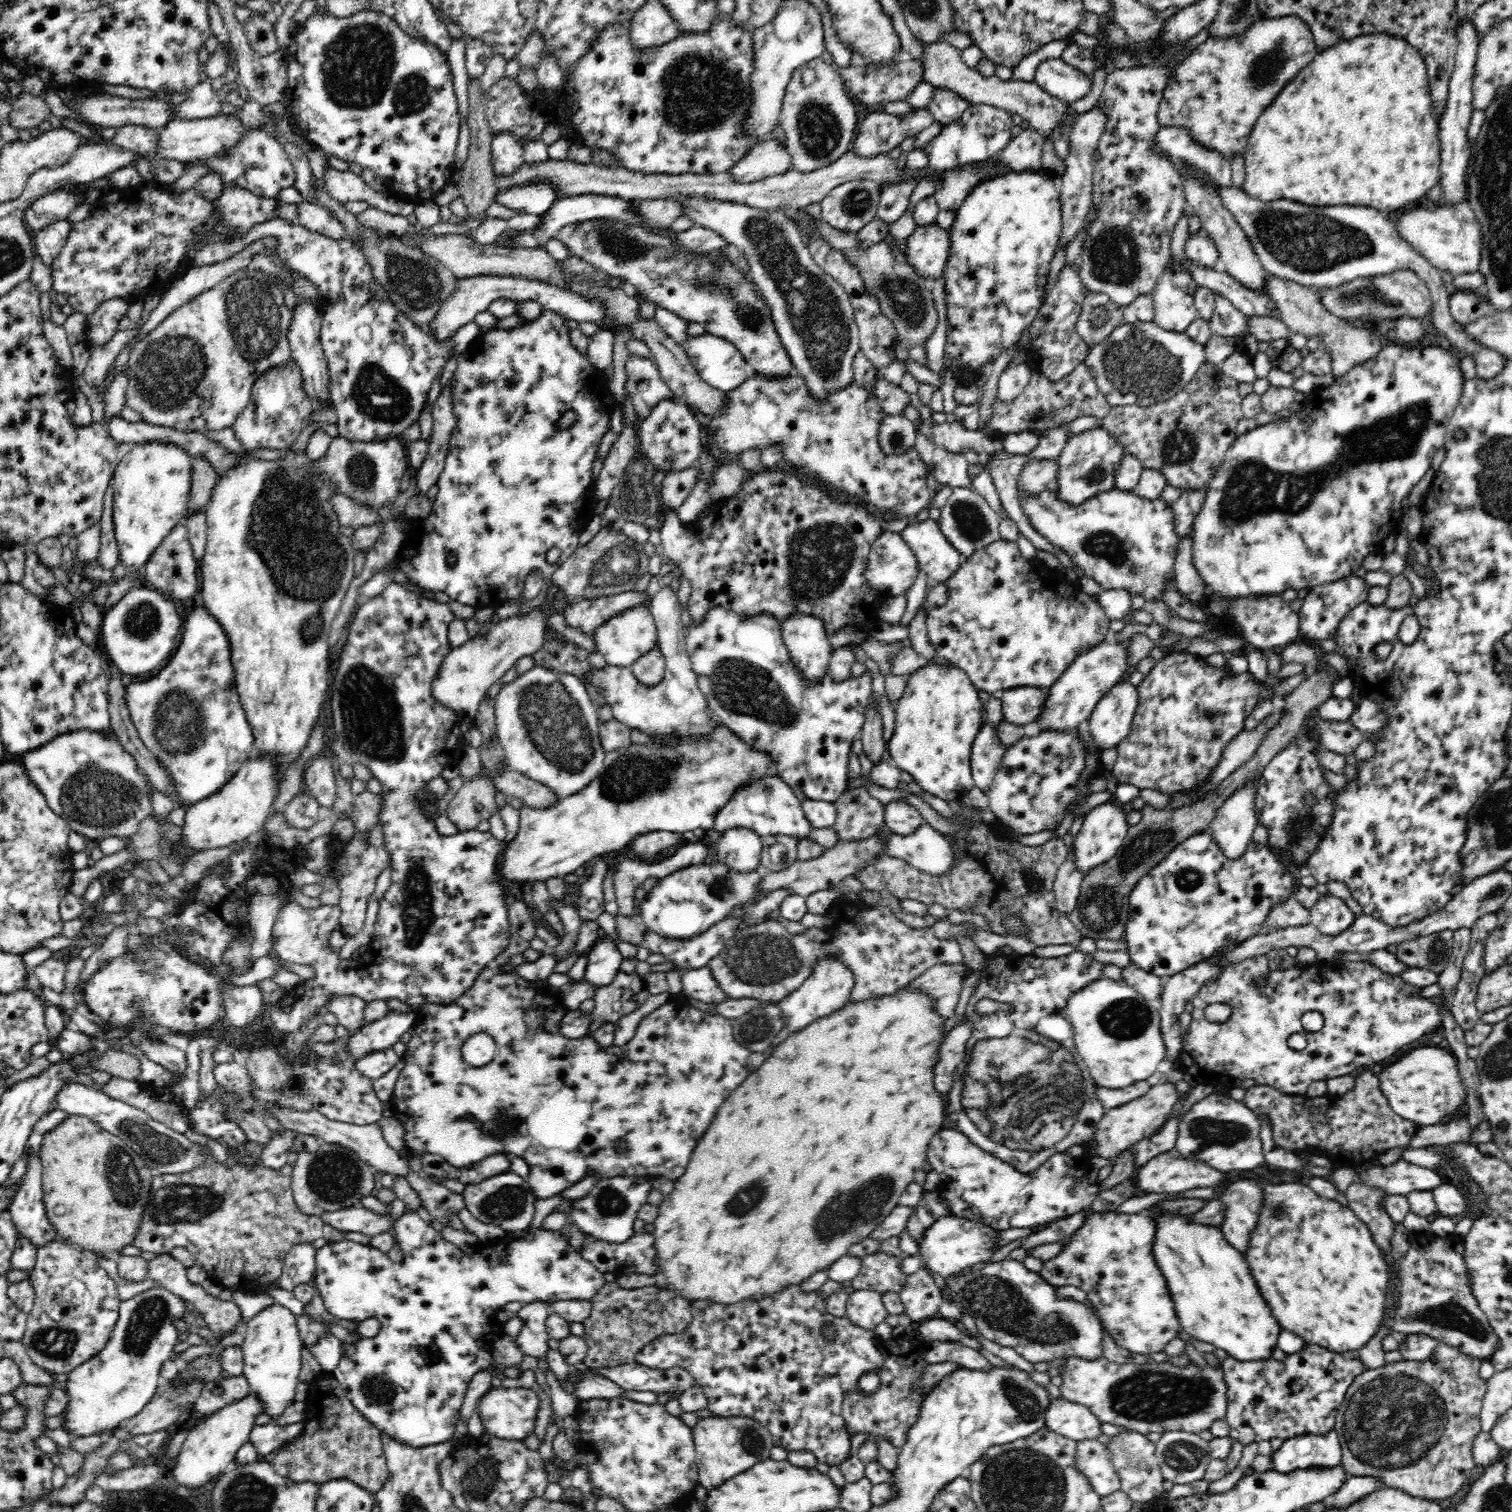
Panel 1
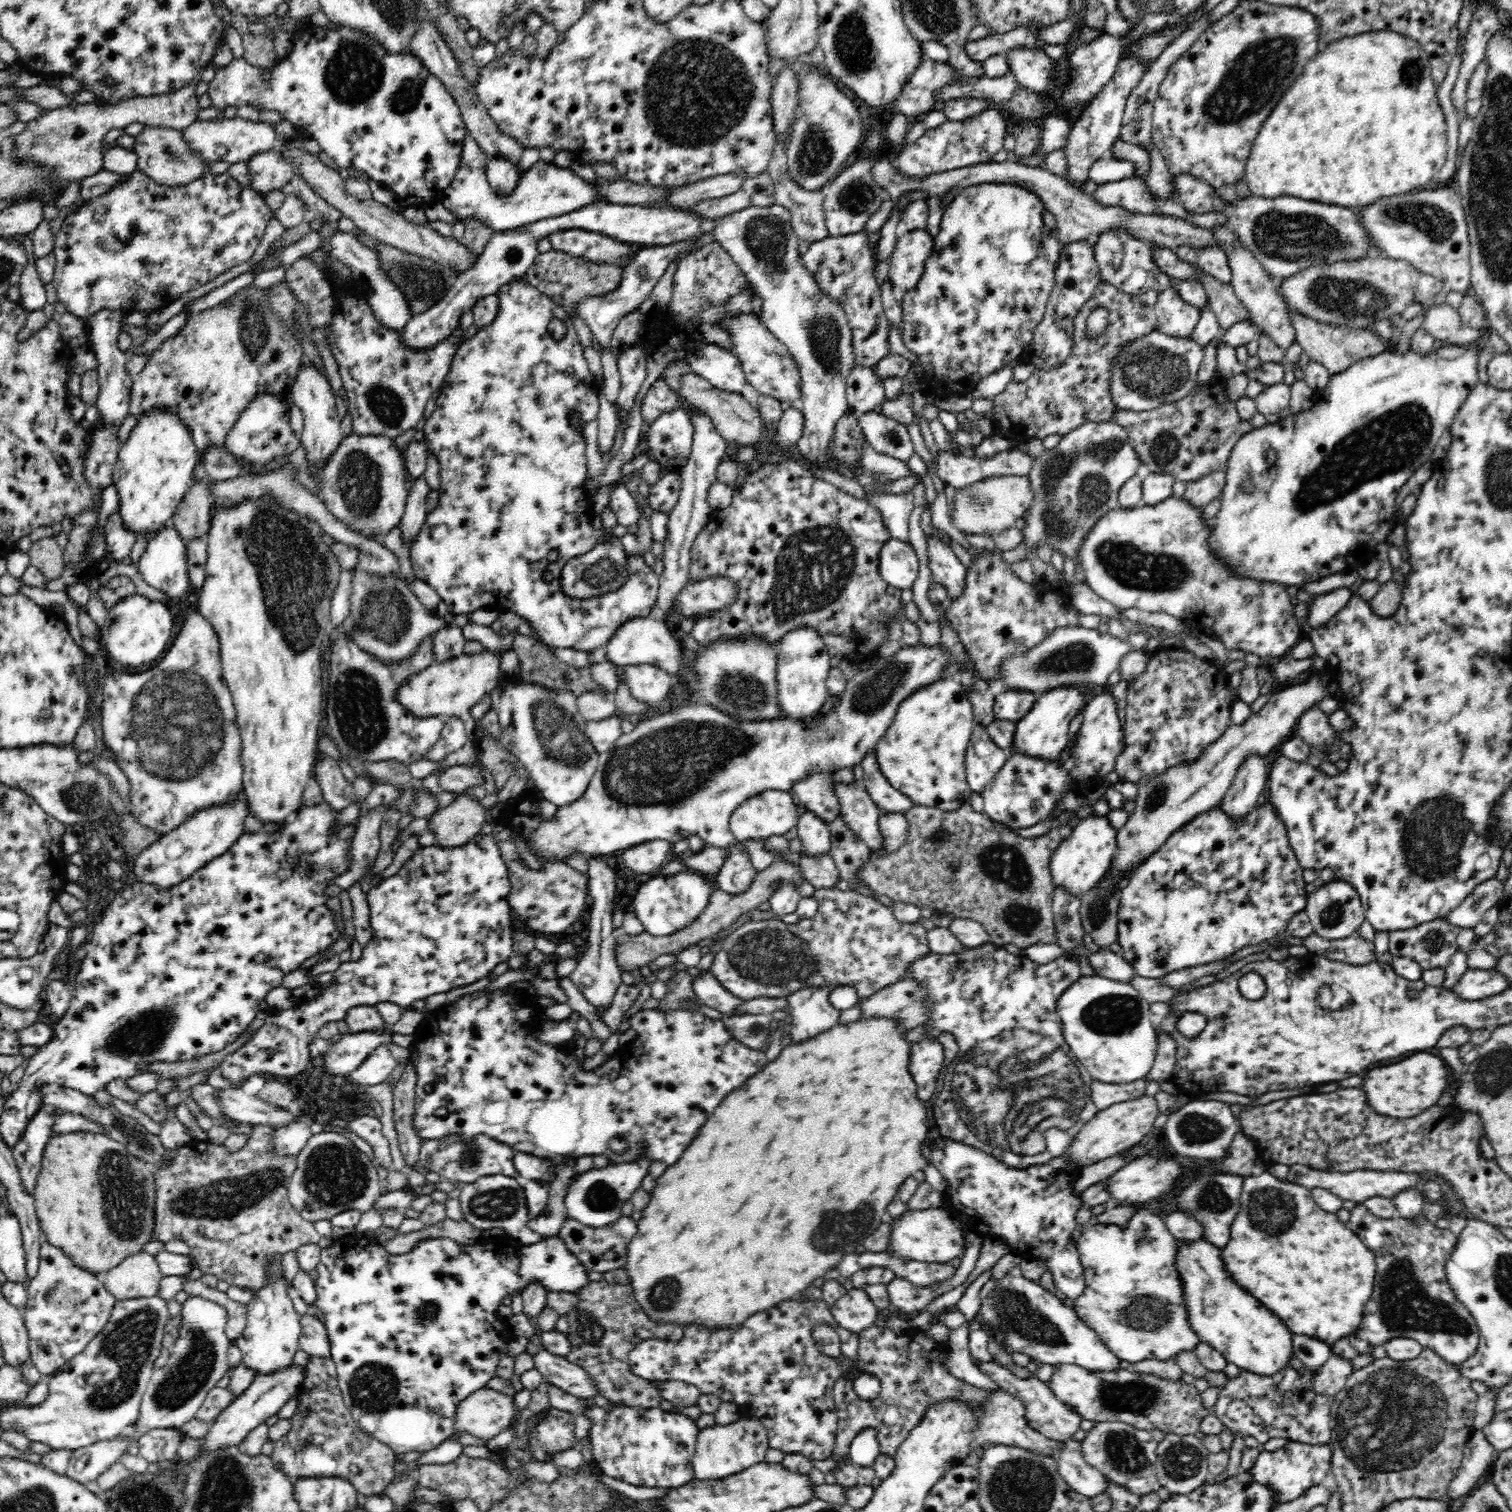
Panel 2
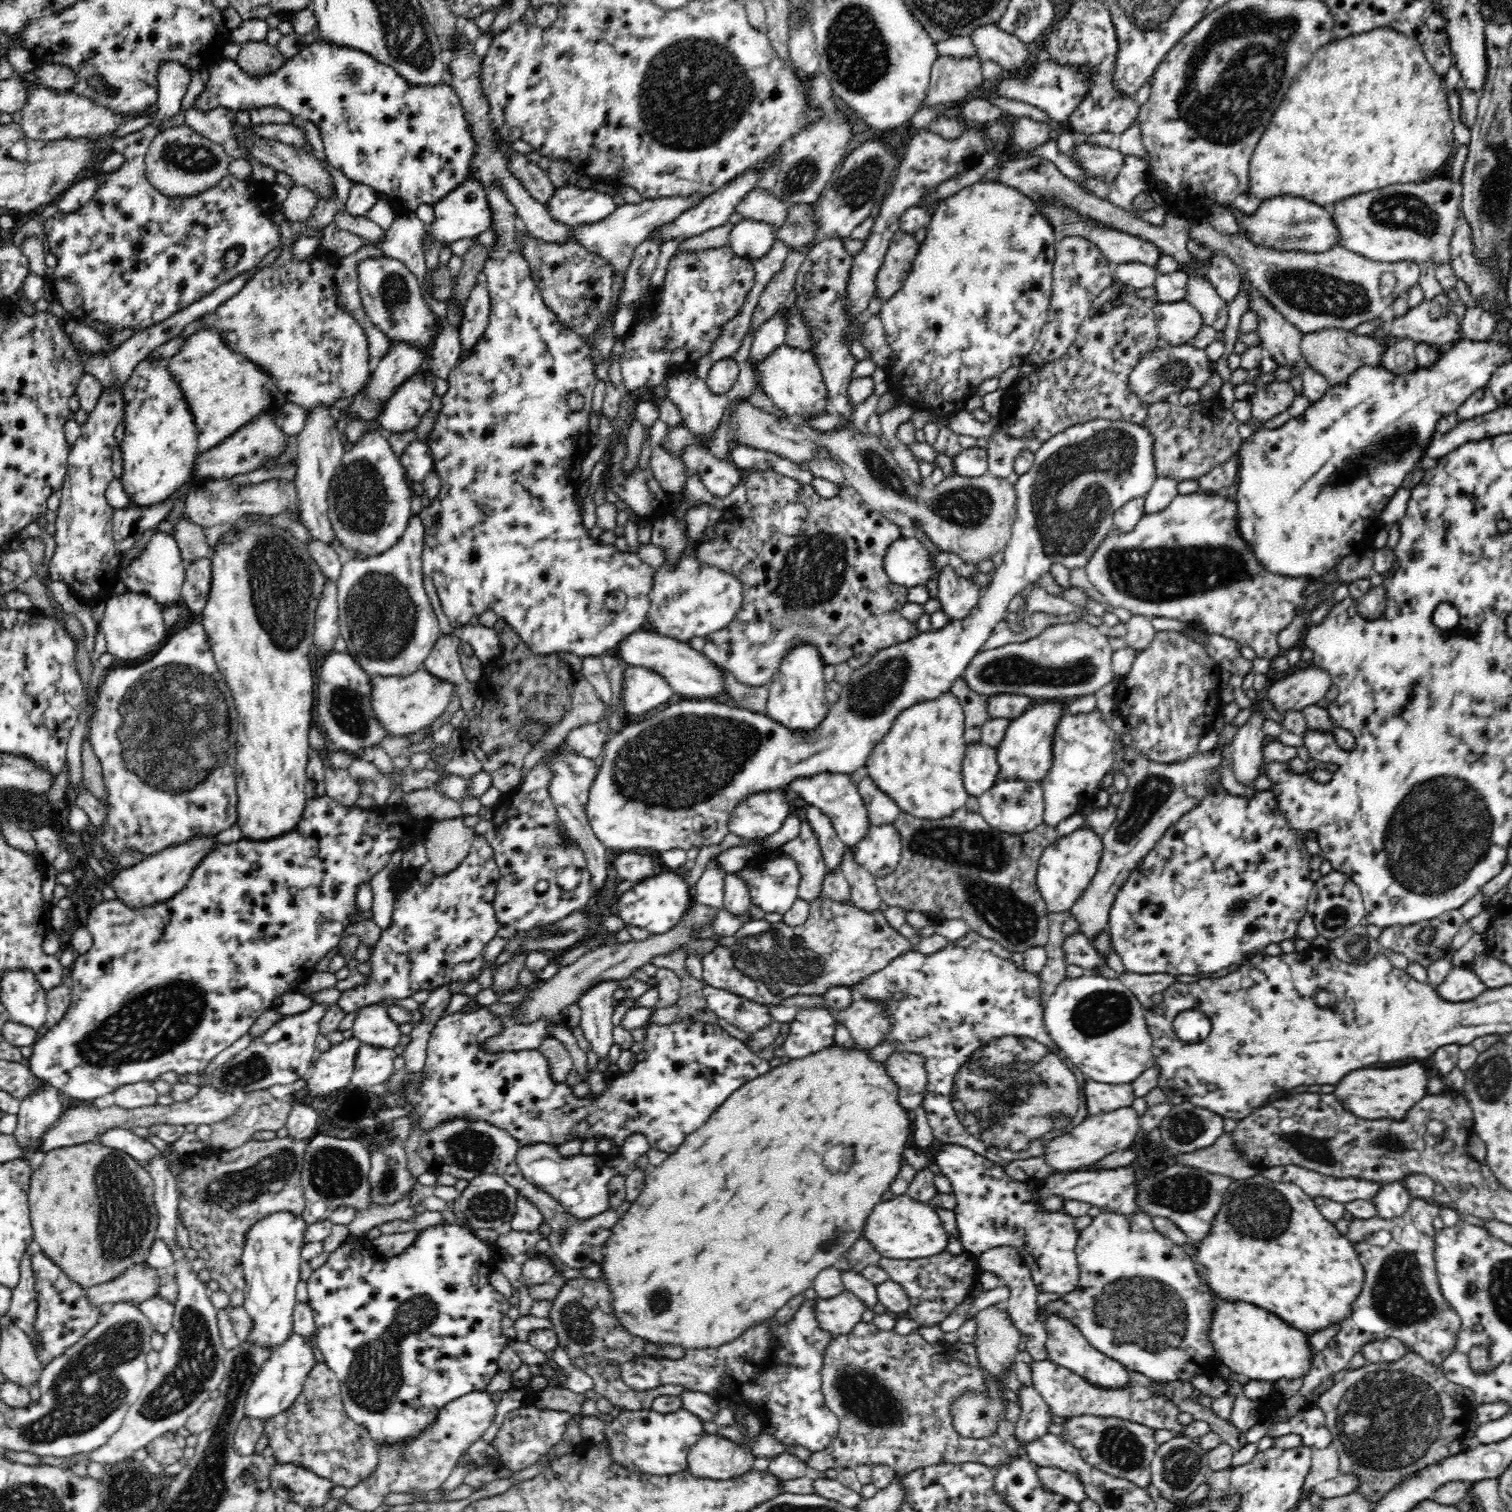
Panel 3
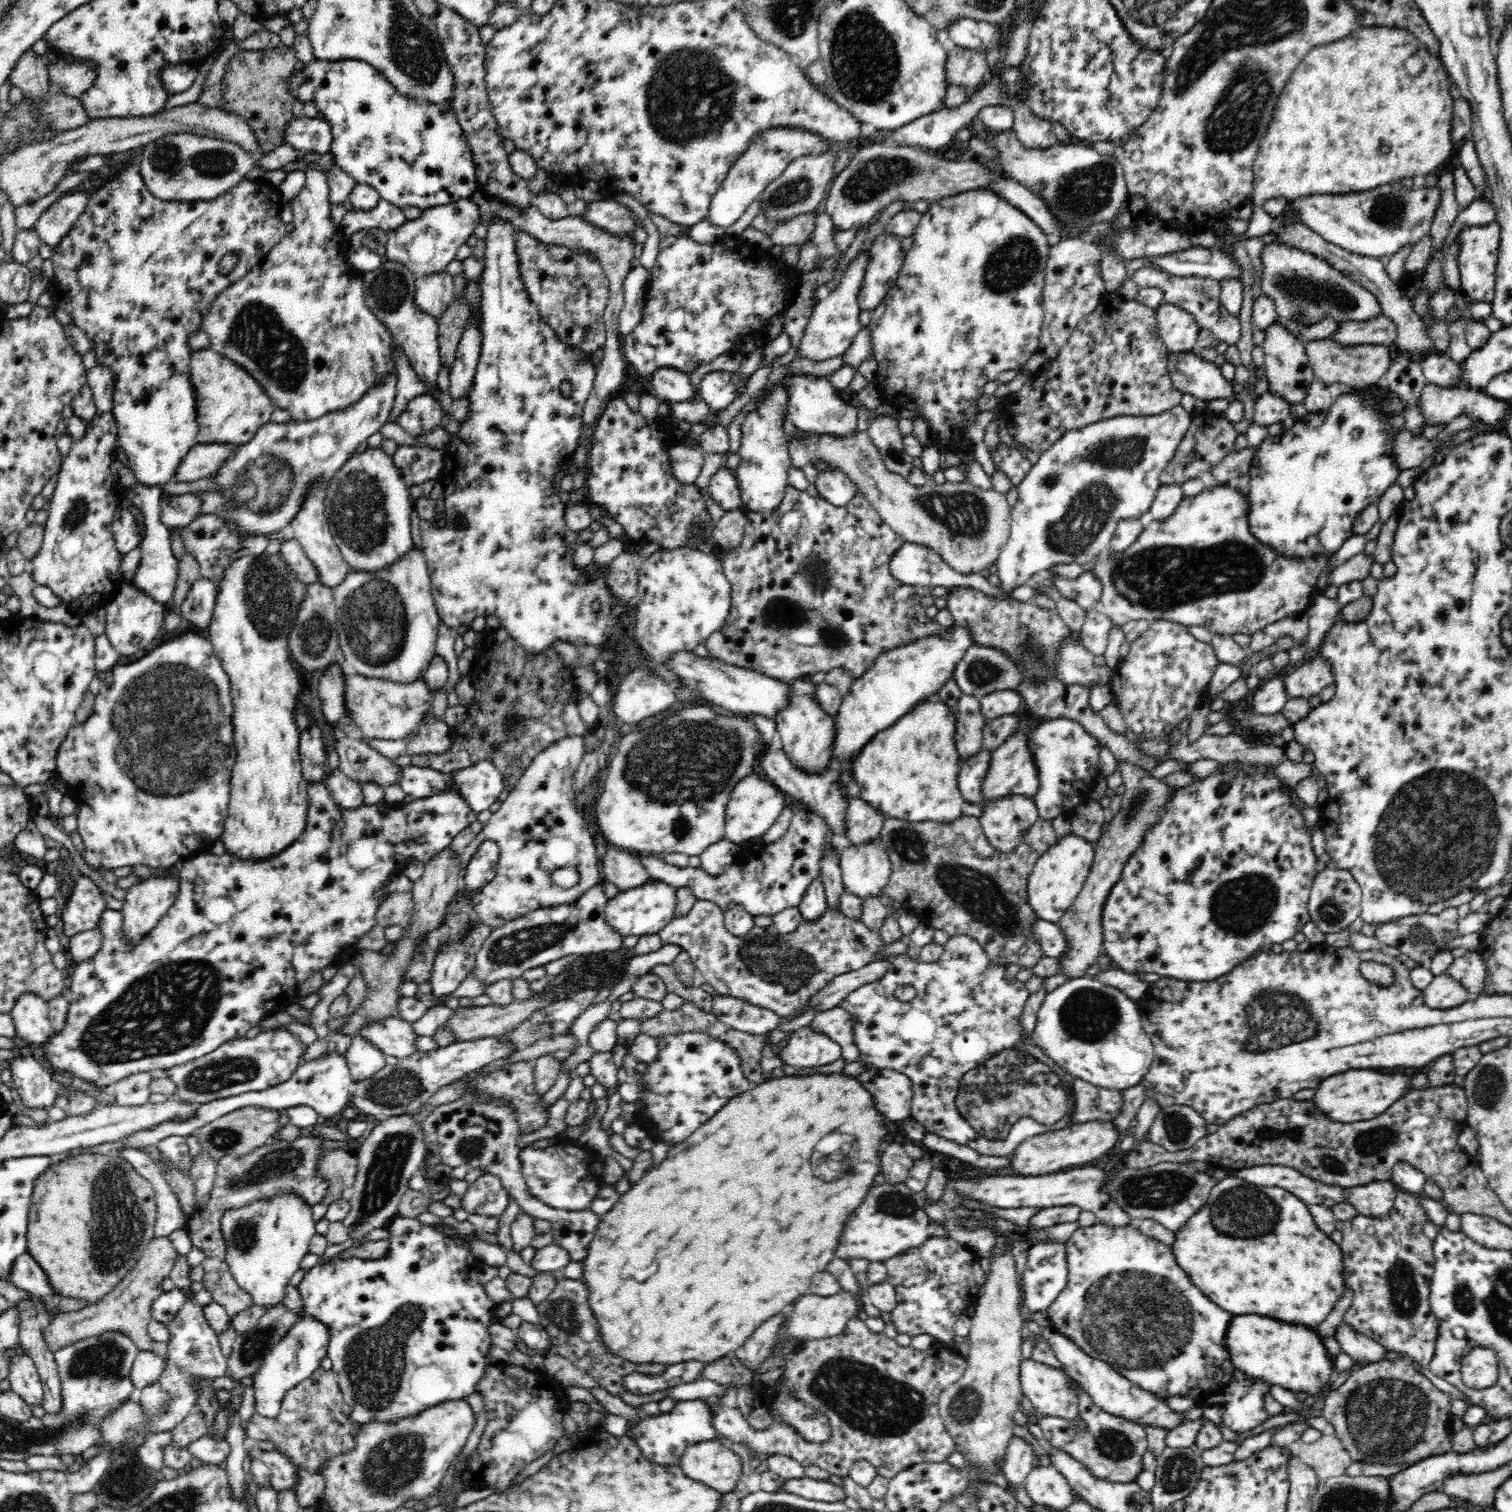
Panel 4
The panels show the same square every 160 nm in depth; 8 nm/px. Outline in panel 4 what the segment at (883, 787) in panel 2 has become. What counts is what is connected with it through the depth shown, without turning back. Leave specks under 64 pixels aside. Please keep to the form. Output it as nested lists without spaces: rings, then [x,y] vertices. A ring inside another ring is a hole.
[[[860,797],[850,799],[844,812],[844,837],[850,845],[870,844],[879,838],[885,818]]]

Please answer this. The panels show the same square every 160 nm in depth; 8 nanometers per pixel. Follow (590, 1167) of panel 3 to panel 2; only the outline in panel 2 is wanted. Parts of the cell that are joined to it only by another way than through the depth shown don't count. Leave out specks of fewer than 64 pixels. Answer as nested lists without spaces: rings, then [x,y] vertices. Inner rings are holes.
[[[517,1152],[514,1155],[513,1163],[518,1174],[528,1181],[536,1180],[549,1185],[556,1180],[557,1165],[549,1158]],[[642,1152],[638,1158],[628,1162],[609,1163],[604,1168],[594,1168],[582,1174],[576,1174],[566,1188],[564,1205],[567,1216],[590,1226],[600,1228],[604,1224],[614,1222],[622,1214],[619,1206],[622,1200],[629,1200],[630,1194],[641,1186],[642,1180],[649,1174],[651,1159]]]

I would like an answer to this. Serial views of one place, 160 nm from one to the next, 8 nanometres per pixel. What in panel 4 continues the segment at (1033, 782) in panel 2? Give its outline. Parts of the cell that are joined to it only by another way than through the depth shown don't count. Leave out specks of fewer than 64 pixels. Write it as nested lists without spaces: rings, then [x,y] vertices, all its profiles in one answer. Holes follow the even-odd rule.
[[[1010,795],[986,805],[979,816],[988,843],[998,852],[1010,853],[1039,819],[1030,797]]]

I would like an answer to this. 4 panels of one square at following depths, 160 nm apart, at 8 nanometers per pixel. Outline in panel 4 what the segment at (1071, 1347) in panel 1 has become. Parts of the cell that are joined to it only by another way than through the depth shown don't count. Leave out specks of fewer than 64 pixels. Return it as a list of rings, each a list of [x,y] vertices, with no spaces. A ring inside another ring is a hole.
[[[1044,1328],[1040,1333],[1042,1338],[1052,1347],[1067,1376],[1081,1384],[1081,1387],[1092,1397],[1095,1406],[1100,1407],[1104,1412],[1138,1423],[1143,1427],[1162,1428],[1166,1431],[1172,1430],[1186,1421],[1197,1421],[1203,1417],[1203,1408],[1200,1406],[1192,1407],[1182,1413],[1175,1412],[1166,1405],[1164,1400],[1158,1399],[1156,1395],[1152,1395],[1120,1375],[1112,1365],[1094,1359],[1094,1357],[1080,1351],[1080,1348],[1076,1347],[1076,1343],[1068,1337],[1064,1337],[1062,1333],[1050,1328]]]

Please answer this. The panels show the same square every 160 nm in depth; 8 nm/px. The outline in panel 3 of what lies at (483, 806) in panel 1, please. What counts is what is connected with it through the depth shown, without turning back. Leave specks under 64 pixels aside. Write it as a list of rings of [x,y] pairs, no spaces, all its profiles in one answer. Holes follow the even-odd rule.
[[[463,816],[436,821],[427,833],[423,843],[432,877],[444,877],[460,866],[477,836],[474,829],[464,825]]]

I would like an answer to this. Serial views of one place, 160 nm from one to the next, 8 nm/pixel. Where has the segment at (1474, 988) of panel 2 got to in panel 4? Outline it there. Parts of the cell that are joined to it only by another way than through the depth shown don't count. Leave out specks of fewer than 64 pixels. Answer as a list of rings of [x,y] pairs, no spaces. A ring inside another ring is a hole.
[[[1435,975],[1432,982],[1422,990],[1424,1005],[1432,1009],[1449,1009],[1469,1000],[1464,986],[1448,975]]]

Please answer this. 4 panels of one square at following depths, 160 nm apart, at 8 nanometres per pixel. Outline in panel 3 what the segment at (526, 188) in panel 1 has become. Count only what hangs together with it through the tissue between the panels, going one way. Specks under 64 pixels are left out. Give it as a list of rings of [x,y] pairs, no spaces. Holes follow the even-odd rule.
[[[470,176],[467,181],[463,182],[463,185],[458,186],[442,200],[432,205],[434,210],[433,222],[426,226],[422,248],[426,243],[436,245],[438,250],[444,247],[450,248],[457,240],[477,237],[481,232],[489,230],[493,221],[490,205],[488,205],[486,198],[487,192],[480,185],[480,181]],[[564,185],[555,190],[547,212],[557,223],[570,227],[596,223],[611,216],[617,208],[613,197],[594,188],[580,190]]]

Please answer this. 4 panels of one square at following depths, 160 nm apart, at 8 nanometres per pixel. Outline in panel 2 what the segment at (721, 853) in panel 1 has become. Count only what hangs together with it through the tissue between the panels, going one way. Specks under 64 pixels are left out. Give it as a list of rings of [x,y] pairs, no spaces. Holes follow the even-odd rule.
[[[739,842],[729,847],[729,855],[714,878],[717,888],[730,895],[746,892],[757,875],[746,848]]]

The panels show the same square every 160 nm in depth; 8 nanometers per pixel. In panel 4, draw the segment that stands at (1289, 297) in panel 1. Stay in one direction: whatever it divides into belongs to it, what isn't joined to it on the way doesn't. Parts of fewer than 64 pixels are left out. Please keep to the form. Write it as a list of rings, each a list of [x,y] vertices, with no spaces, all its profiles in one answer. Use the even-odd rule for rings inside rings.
[[[1314,339],[1305,342],[1305,352],[1312,365],[1316,378],[1322,383],[1334,386],[1336,383],[1345,388],[1358,388],[1376,386],[1384,381],[1390,365],[1394,363],[1397,352],[1393,347],[1383,344],[1364,345],[1338,345],[1330,339]]]

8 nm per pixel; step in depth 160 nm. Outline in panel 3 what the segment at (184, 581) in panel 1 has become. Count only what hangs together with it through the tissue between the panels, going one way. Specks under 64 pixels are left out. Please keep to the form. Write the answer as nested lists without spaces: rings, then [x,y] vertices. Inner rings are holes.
[[[157,531],[146,538],[142,552],[119,574],[120,582],[129,591],[152,597],[160,606],[170,606],[181,597],[184,585],[186,562],[181,558],[176,539],[167,533]]]

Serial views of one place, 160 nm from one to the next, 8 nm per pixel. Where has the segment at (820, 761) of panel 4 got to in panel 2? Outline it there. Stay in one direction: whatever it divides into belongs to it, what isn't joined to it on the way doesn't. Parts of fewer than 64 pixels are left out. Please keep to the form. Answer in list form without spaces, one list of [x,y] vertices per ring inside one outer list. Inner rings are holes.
[[[810,628],[790,631],[780,640],[776,656],[776,688],[781,716],[802,721],[825,710],[830,696],[826,681],[831,669],[826,648],[820,634]]]

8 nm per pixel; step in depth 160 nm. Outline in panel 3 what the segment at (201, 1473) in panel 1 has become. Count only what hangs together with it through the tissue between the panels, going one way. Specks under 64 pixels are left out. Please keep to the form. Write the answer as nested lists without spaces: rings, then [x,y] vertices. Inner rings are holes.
[[[293,1332],[283,1344],[272,1350],[272,1354],[259,1368],[249,1386],[245,1402],[245,1416],[268,1419],[284,1412],[294,1404],[306,1382],[308,1373],[317,1363],[314,1359],[316,1349],[314,1344],[314,1337],[306,1338],[300,1333]]]

